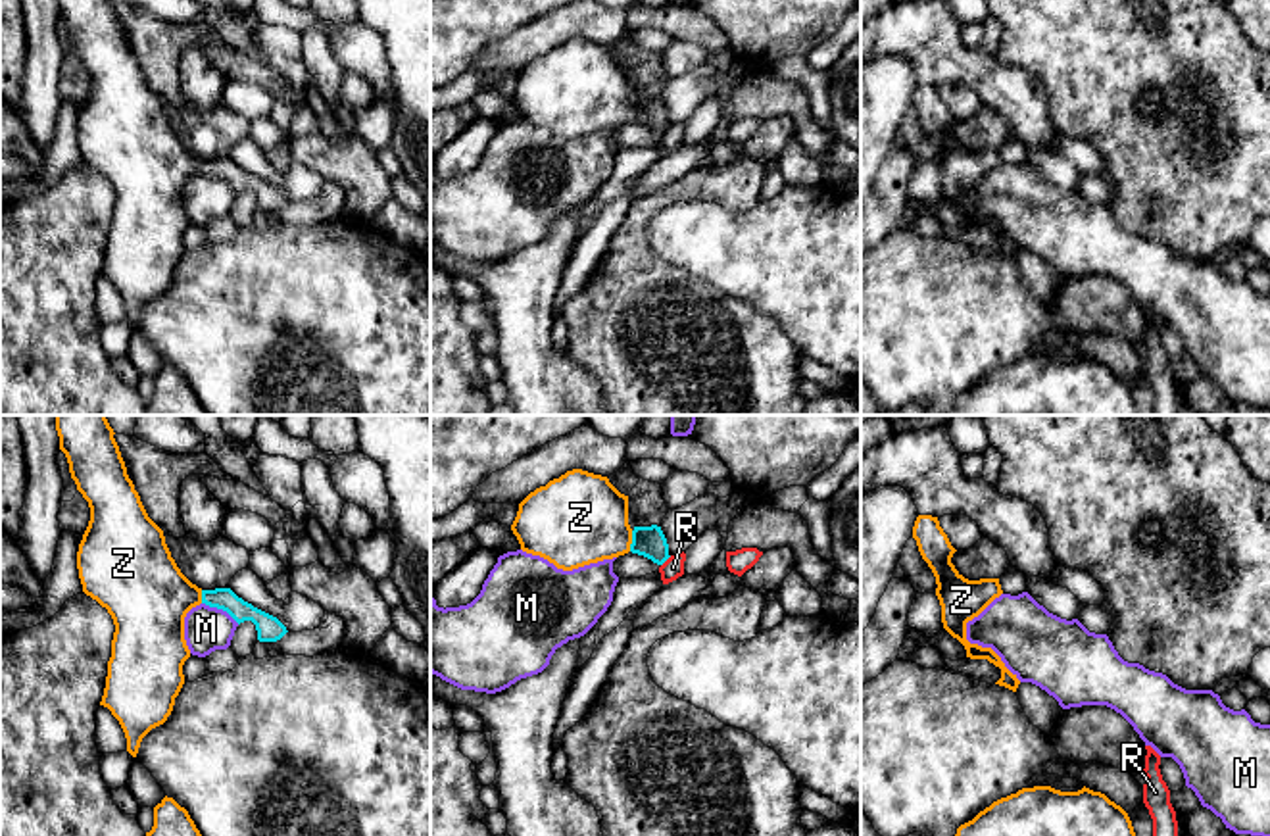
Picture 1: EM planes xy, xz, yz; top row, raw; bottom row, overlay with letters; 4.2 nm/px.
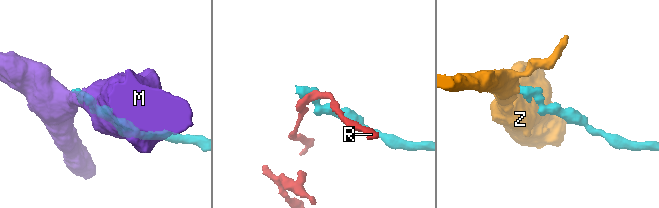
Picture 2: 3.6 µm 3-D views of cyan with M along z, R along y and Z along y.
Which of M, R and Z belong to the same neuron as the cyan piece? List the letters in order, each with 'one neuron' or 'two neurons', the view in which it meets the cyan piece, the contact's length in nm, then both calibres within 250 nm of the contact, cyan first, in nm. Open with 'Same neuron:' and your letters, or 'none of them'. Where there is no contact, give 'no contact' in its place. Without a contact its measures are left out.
Same neuron: Z
M: two neurons; contact in xy; length 180 nm; calibres 110 and 190 nm
R: two neurons; contact in xz; length 60 nm; calibres 130 and 90 nm
Z: one neuron; contact in xz; length 90 nm; calibres 130 and 380 nm

